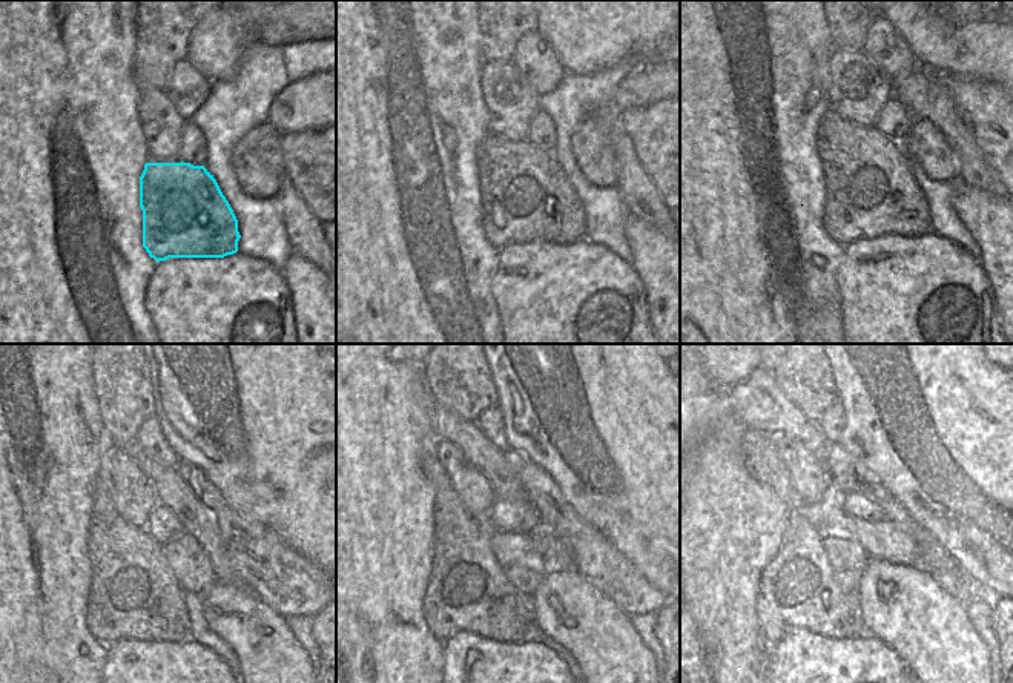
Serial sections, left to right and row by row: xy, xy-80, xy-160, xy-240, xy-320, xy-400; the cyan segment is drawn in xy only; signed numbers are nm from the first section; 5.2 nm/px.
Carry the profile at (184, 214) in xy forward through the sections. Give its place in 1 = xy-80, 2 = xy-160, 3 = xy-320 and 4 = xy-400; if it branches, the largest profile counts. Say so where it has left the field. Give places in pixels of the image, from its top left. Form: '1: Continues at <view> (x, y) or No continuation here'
1: Continues at xy-80 (519, 201)
2: Continues at xy-160 (861, 200)
3: Continues at xy-320 (467, 591)
4: Continues at xy-400 (797, 588).

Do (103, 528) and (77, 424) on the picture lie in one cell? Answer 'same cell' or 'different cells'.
different cells

